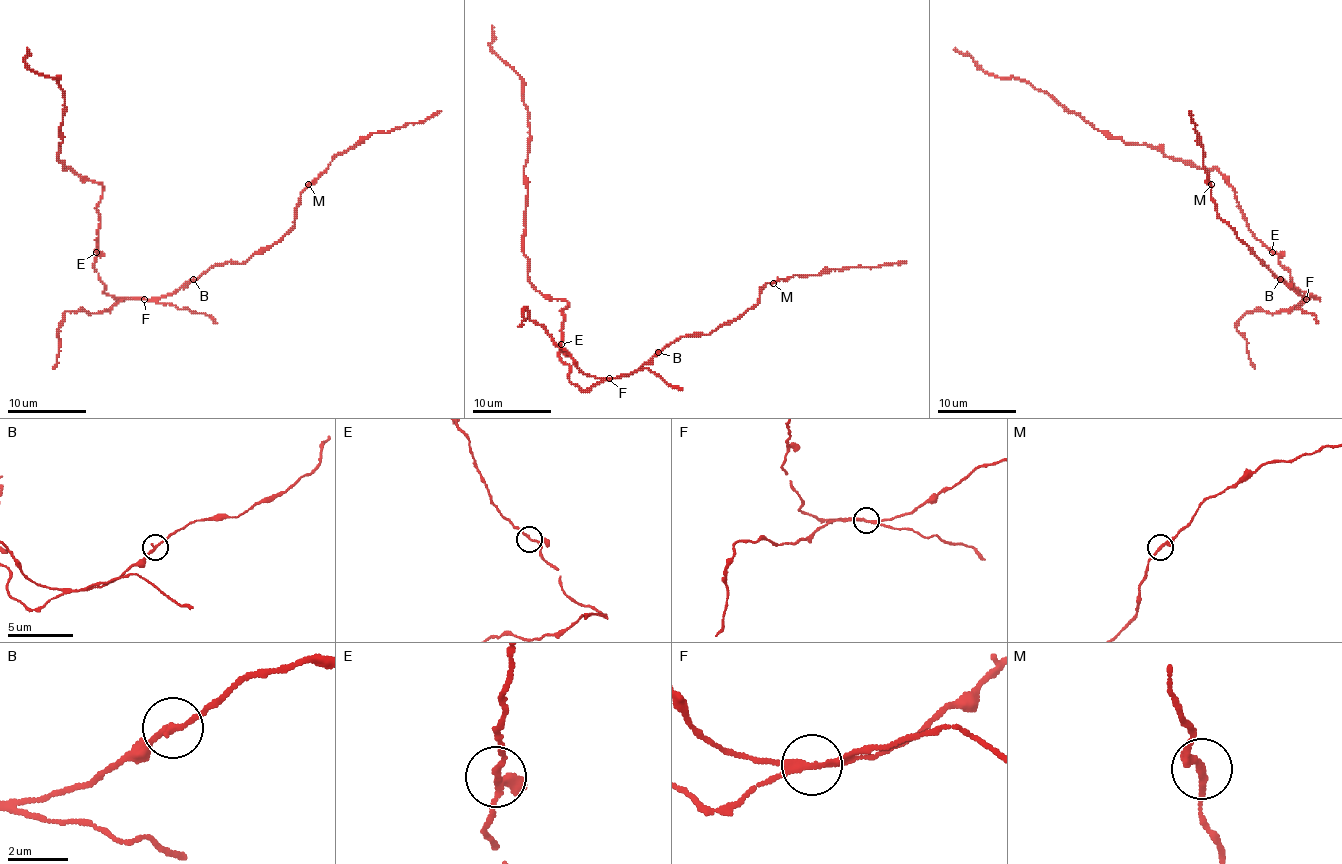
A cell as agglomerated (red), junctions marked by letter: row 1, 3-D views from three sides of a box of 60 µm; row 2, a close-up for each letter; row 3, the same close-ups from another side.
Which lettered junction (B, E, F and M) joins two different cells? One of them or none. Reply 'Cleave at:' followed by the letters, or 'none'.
Cleave at: F

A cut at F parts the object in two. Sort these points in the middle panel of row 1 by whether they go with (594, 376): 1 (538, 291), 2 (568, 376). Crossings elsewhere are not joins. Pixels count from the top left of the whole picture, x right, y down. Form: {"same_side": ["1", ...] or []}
{"same_side": []}

